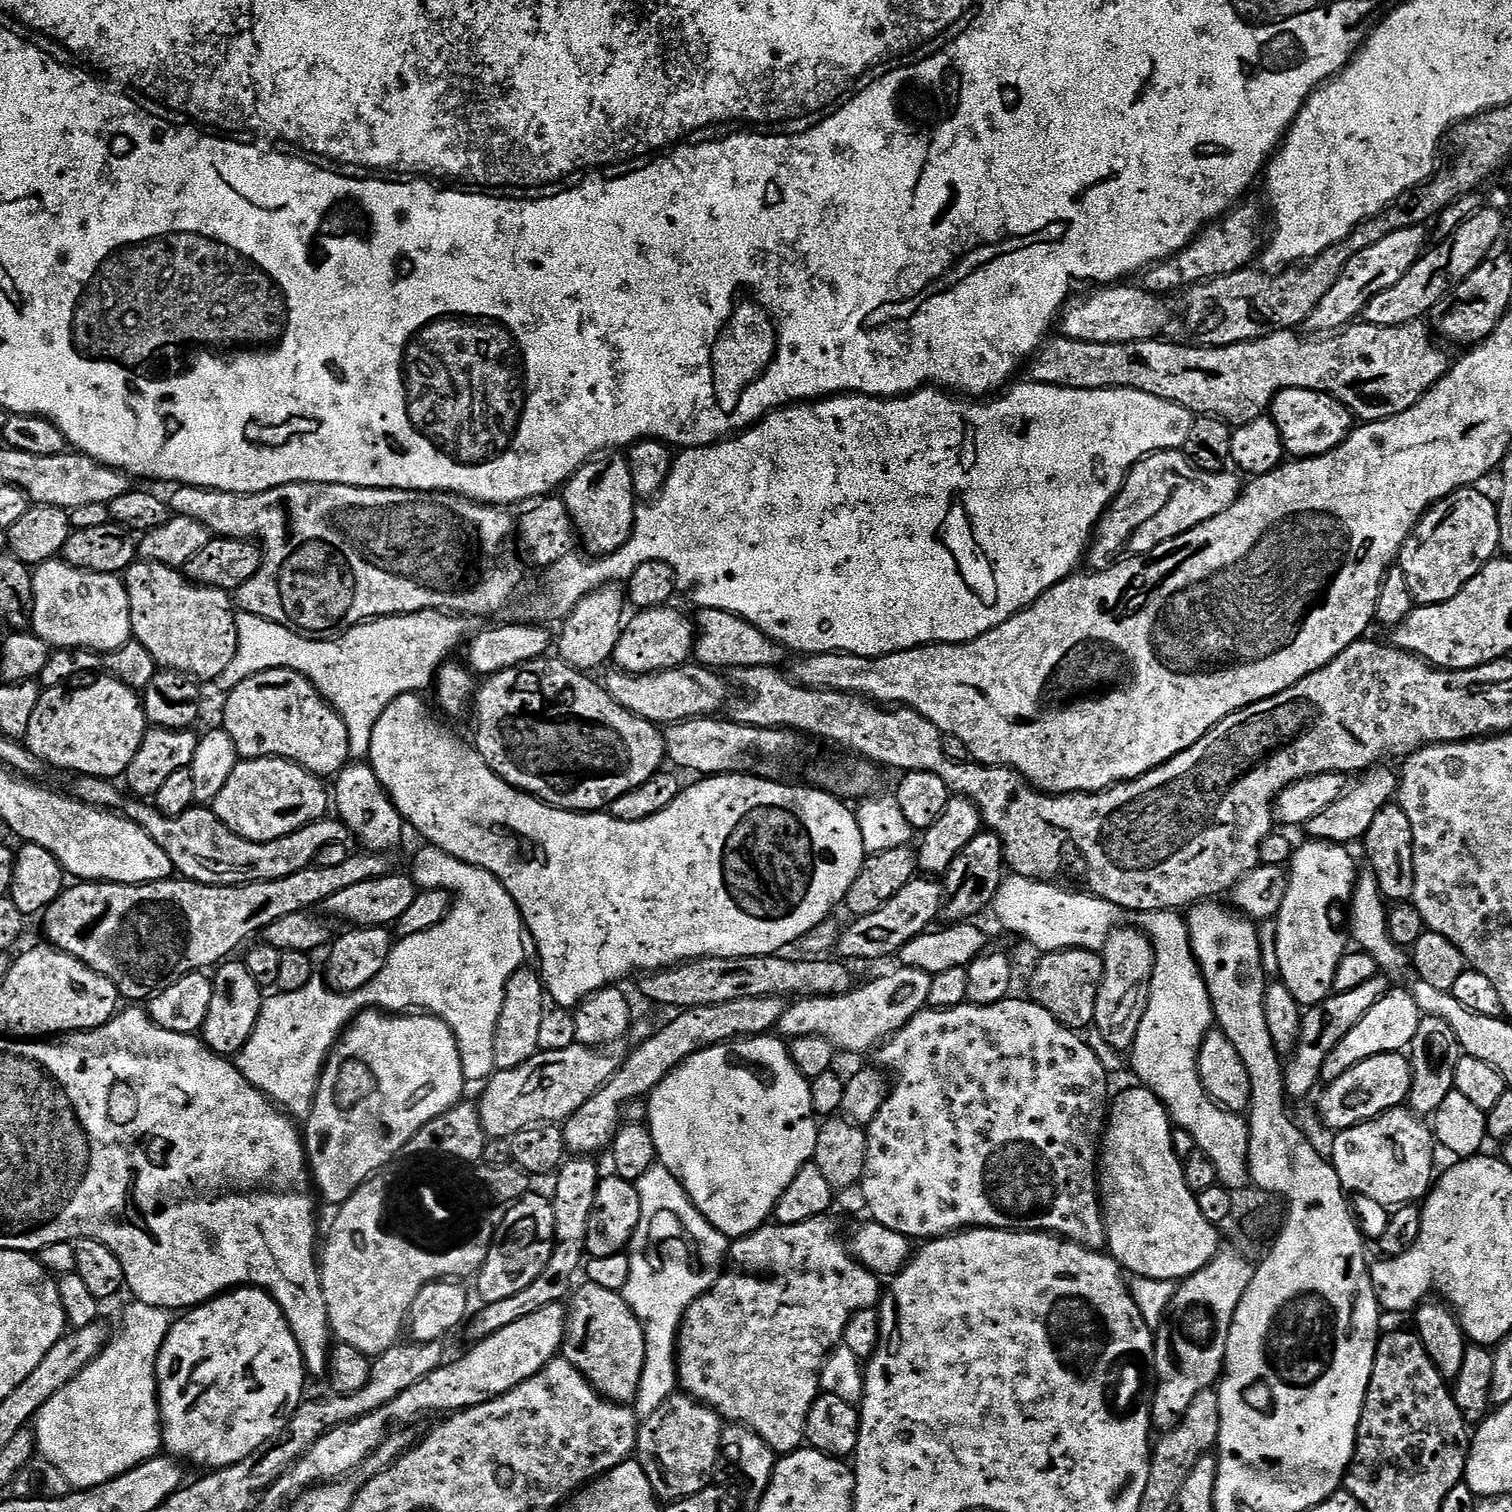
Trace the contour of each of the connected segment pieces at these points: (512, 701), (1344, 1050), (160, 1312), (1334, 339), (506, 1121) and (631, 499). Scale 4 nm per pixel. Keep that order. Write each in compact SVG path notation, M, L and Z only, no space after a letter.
M541 658L531 660L517 668L502 670L487 677L479 685L478 691L474 697L474 712L476 708L476 740L474 747L476 751L482 754L482 758L508 784L513 784L522 792L527 792L530 796L544 801L545 804L551 804L553 808L561 808L567 812L602 812L611 809L614 798L622 798L630 790L638 790L644 782L650 782L656 773L661 771L666 764L666 753L664 750L664 733L657 725L651 724L649 720L643 720L640 716L635 716L630 710L626 710L608 693L603 683L592 681L591 675L585 674L571 668L559 658Z
M1389 987L1388 993L1378 998L1378 1002L1367 1012L1366 1018L1362 1018L1362 1022L1358 1022L1358 1026L1354 1026L1354 1030L1350 1030L1350 1034L1346 1034L1334 1050L1330 1050L1326 1063L1322 1065L1321 1081L1329 1084L1334 1082L1334 1078L1342 1078L1346 1070L1354 1070L1354 1066L1358 1066L1358 1062L1366 1062L1366 1058L1387 1052L1404 1052L1411 1045L1414 1034L1418 1034L1421 1015L1418 1002L1414 1002L1407 987Z
M132 1302L121 1314L120 1320L120 1329L117 1332L115 1329L98 1358L94 1358L94 1362L86 1365L70 1383L58 1390L58 1394L54 1394L54 1398L46 1402L46 1406L42 1406L42 1410L36 1412L34 1435L39 1455L54 1462L54 1466L66 1474L66 1482L70 1482L76 1490L110 1482L134 1466L151 1460L162 1448L156 1363L162 1342L166 1342L166 1334L173 1326L174 1316L167 1308Z
M1353 322L1347 328L1323 338L1303 340L1299 331L1275 332L1257 340L1238 342L1221 348L1205 348L1188 344L1167 344L1167 339L1139 340L1130 344L1099 344L1067 338L1049 339L1027 365L1033 381L1053 384L1059 388L1102 390L1103 388L1133 388L1154 398L1166 398L1171 404L1182 406L1196 416L1216 416L1232 428L1246 426L1254 418L1265 415L1272 407L1272 398L1282 390L1297 388L1333 396L1361 421L1388 420L1402 410L1410 410L1443 378L1450 367L1450 359L1432 341L1434 332L1427 323L1403 324L1397 328L1383 328L1367 322Z
M575 1043L566 1046L566 1050L539 1051L534 1058L522 1062L522 1066L493 1072L478 1099L485 1137L511 1138L531 1124L567 1120L582 1102L592 1097L615 1074L618 1060L604 1054L595 1048L587 1048L585 1044Z
M604 454L599 458L589 460L568 479L567 484L563 485L562 499L568 516L572 520L572 527L576 529L579 543L582 548L584 544L583 551L589 557L609 556L611 552L617 552L630 538L632 527L636 521L638 497L634 490L634 482L630 478L630 466L623 455Z

